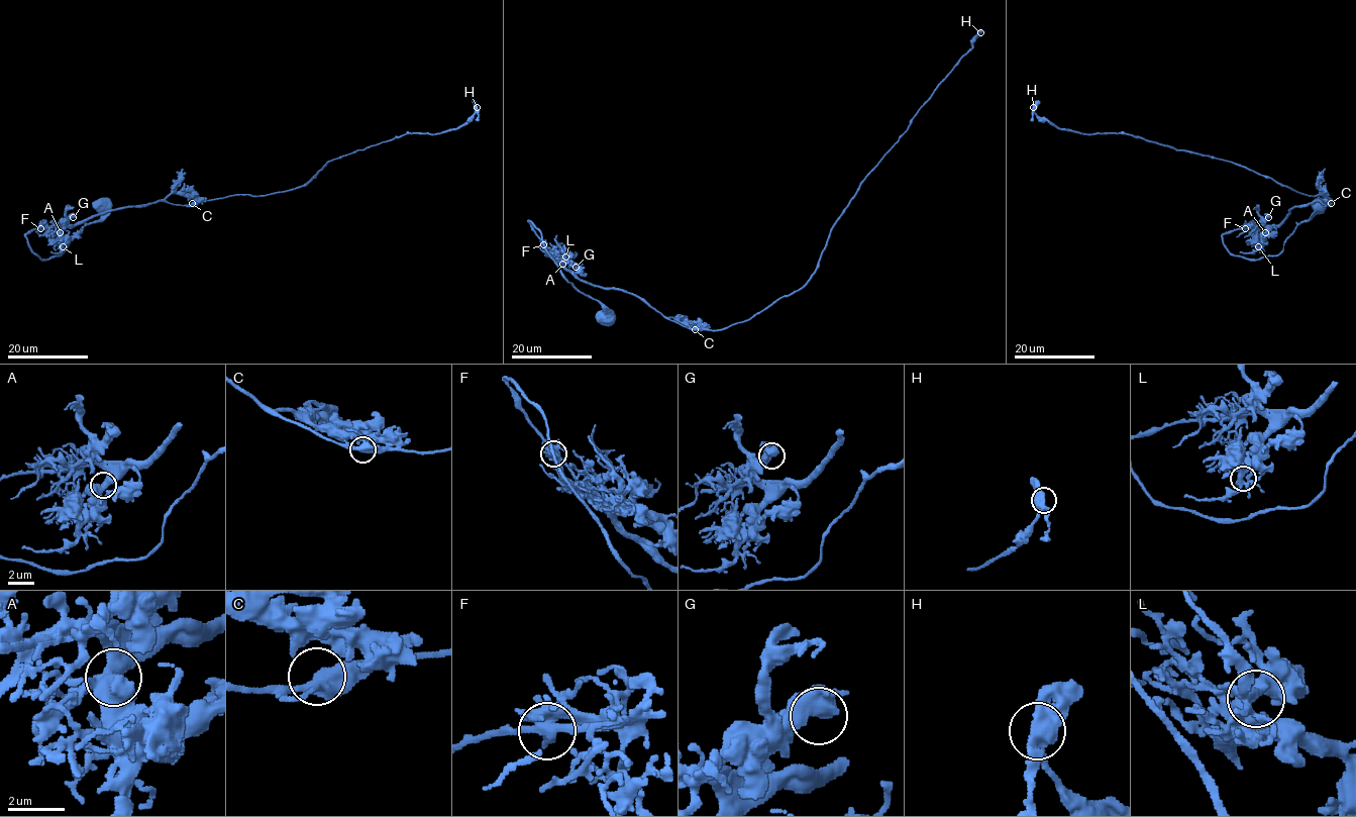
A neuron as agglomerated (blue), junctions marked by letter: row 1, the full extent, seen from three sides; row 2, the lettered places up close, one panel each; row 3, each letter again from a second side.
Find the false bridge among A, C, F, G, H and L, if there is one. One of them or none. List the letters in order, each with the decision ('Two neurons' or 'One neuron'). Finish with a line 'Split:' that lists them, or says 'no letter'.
A: One neuron
C: One neuron
F: One neuron
G: One neuron
H: One neuron
L: One neuron
Split: no letter

